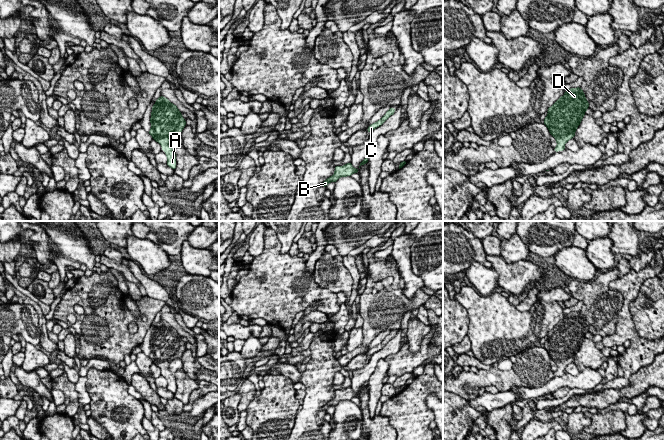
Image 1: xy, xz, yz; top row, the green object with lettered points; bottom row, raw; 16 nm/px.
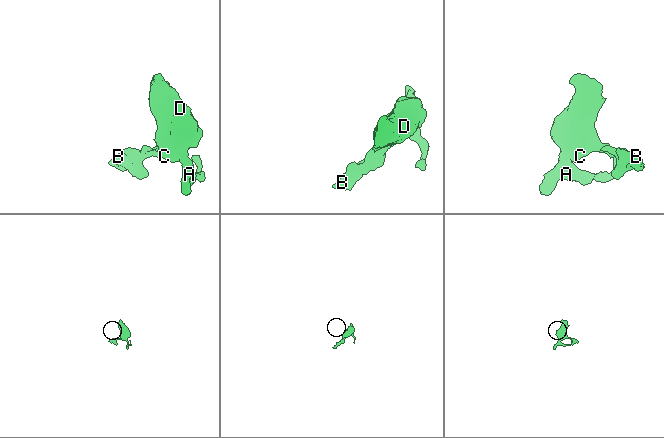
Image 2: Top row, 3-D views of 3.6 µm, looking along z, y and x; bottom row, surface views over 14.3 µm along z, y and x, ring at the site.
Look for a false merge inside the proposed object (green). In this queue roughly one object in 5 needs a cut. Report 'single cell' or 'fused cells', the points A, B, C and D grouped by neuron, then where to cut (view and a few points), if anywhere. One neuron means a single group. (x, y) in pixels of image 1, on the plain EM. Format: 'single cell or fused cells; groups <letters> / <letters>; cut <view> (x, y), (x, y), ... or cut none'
single cell; groups A B C D; cut none

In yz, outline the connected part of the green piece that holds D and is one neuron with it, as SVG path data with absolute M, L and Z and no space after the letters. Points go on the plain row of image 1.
M580 311L566 314L565 318L548 332L544 348L556 363L557 370L554 376L566 373L566 366L575 360L576 353L588 332L589 327Z

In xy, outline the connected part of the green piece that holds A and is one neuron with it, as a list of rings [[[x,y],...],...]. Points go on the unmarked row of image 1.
[[[160,320],[152,331],[150,347],[151,353],[148,357],[162,370],[162,375],[167,380],[166,388],[175,394],[176,378],[175,374],[169,371],[168,366],[174,359],[182,357],[186,344],[176,329]]]

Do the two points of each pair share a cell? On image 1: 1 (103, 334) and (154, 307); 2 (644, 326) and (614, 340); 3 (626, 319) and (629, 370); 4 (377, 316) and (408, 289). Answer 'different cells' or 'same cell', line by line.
1: same cell
2: different cells
3: same cell
4: different cells

